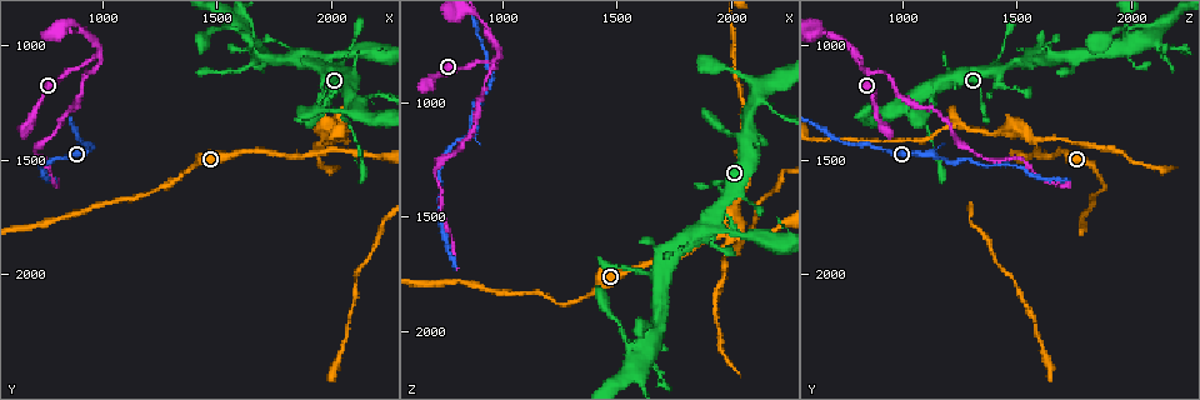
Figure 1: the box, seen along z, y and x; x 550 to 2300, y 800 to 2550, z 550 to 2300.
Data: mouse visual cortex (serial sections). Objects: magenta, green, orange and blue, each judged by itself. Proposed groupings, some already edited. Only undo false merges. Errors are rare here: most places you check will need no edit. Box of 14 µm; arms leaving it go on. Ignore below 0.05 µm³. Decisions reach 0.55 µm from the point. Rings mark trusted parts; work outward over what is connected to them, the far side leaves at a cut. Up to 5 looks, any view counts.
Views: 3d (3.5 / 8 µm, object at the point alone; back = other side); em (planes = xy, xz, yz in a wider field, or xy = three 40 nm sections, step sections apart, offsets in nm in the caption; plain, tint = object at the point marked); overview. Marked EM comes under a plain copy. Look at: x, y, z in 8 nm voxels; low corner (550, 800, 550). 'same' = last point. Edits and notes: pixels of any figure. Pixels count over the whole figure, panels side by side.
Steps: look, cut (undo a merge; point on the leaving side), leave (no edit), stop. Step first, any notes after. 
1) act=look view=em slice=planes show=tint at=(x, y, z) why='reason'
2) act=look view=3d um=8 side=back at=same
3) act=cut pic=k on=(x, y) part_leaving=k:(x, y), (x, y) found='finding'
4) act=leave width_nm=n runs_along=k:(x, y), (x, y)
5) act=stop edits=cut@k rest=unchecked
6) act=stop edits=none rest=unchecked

act=look view=3d um=8 at=(1990, 1410, 1590) why='branch point'

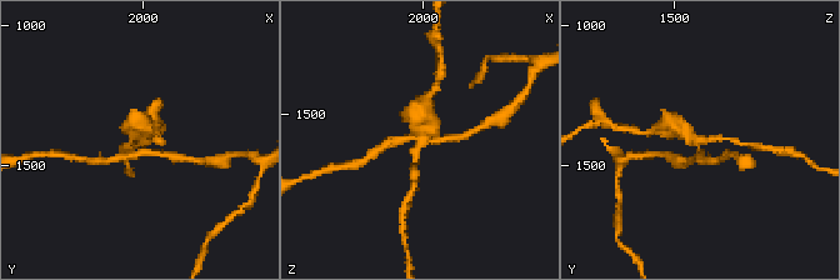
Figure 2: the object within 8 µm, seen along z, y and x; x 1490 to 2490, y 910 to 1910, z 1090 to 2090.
act=look view=3d um=3.5 at=(2010, 1420, 1580) why='closer look'

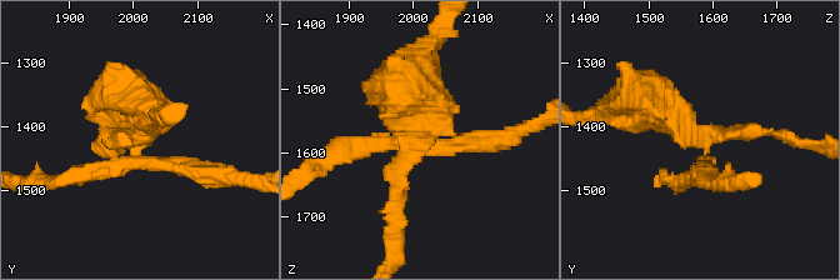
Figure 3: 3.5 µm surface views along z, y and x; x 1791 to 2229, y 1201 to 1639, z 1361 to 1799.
act=look view=em slice=xy step=5 show=tint at=(2000, 1420, 1585) why='now the EM'

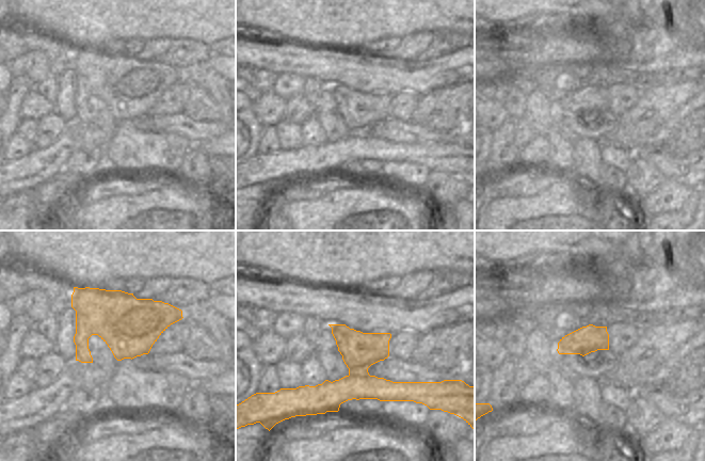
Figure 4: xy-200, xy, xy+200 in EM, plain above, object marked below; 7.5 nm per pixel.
act=cut pic=3 on=(395, 173) border=4:(369, 375), (349, 376) found='a second cell is stuck on'

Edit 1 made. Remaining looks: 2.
act=look view=3d um=8 at=(980, 1040, 800) why='branch point'

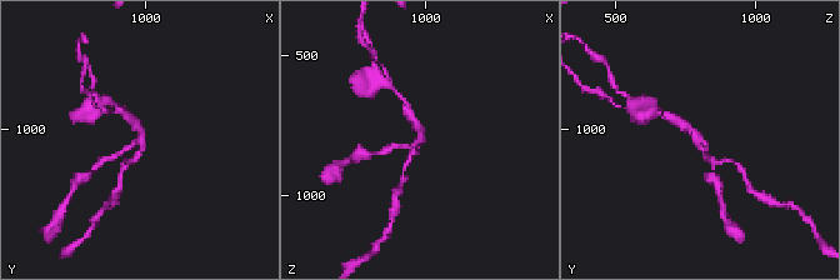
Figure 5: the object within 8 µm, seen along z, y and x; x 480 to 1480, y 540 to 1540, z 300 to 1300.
act=look view=em slice=xy step=5 show=tint at=(970, 1030, 800)

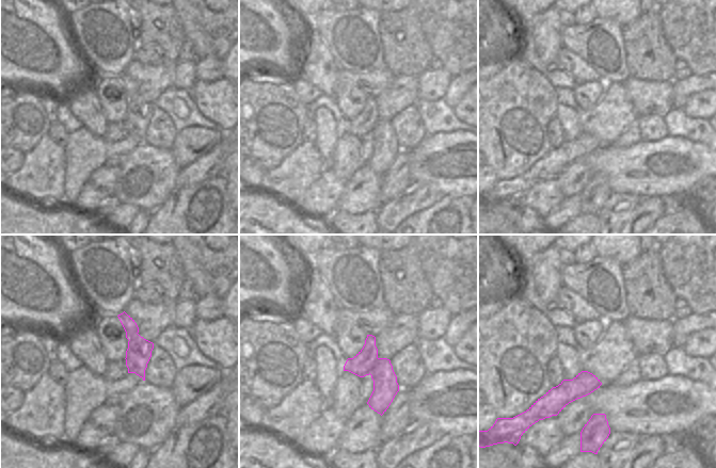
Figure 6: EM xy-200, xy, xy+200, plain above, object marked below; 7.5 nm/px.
act=cut pic=5 on=(376, 84) arm_widths_nm=150,200,250 found='a second cell is stuck on'

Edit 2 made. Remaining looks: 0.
act=stop edits=cut@3,cut@5 rest=unchecked

